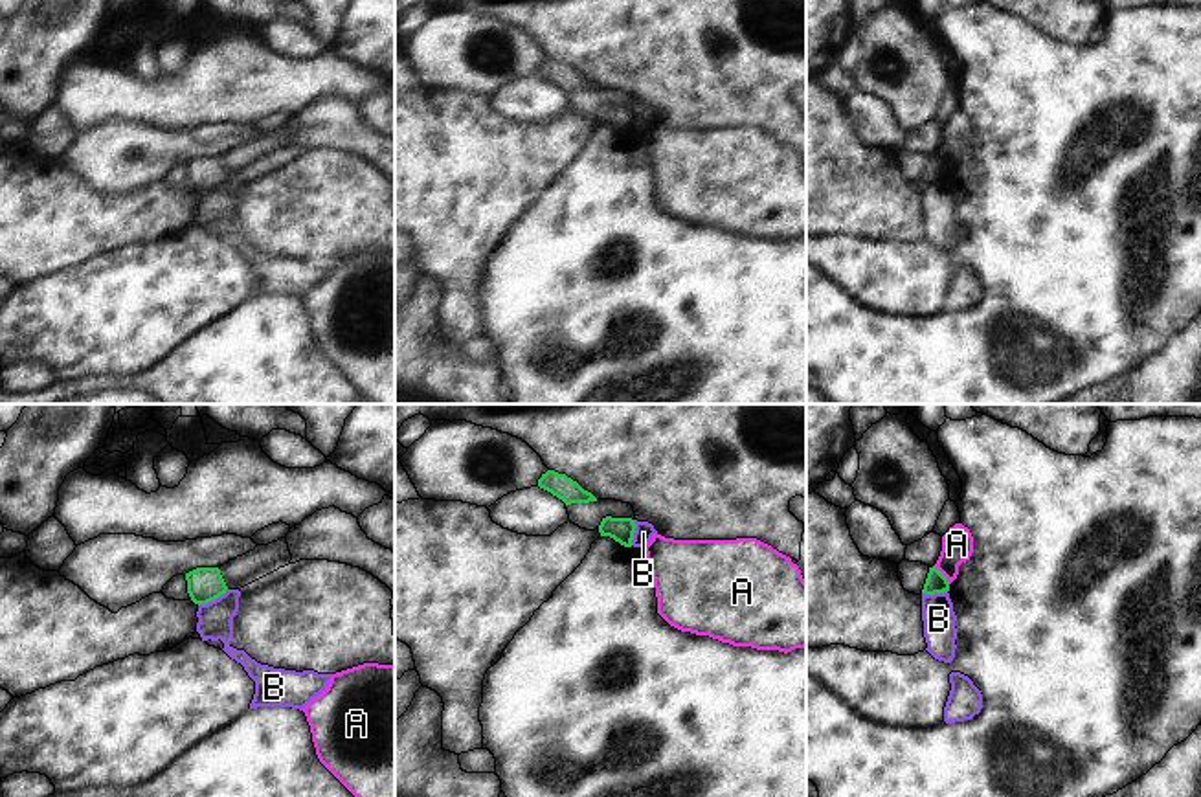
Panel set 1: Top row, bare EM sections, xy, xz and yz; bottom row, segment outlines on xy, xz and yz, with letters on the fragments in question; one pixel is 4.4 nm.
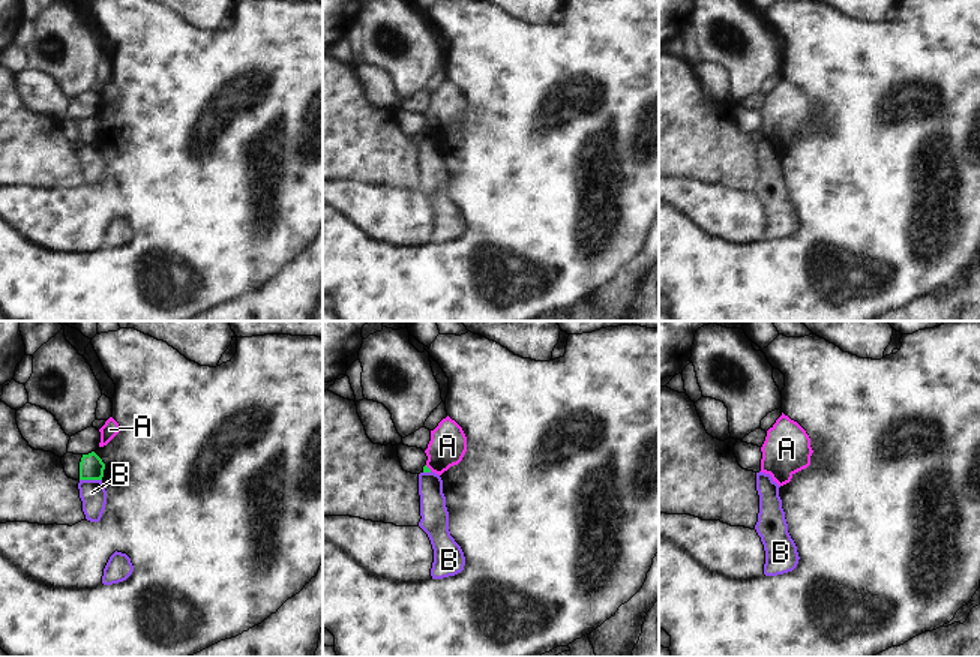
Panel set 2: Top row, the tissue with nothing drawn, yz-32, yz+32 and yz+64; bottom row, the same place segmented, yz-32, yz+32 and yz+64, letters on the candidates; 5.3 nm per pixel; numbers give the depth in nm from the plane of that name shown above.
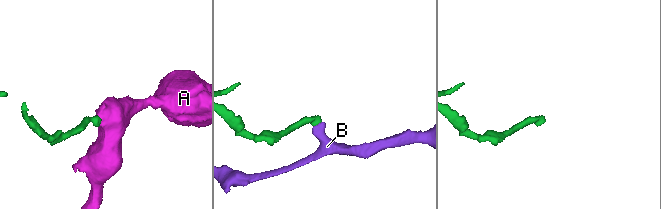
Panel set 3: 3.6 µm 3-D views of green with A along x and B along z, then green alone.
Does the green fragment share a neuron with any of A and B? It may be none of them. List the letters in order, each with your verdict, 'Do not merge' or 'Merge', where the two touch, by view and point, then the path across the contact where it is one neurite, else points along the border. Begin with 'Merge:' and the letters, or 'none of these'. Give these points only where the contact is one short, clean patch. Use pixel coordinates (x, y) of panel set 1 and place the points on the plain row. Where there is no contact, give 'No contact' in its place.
Merge: none of these
A: Do not merge. Touches green at yz (942, 164). Boundary: yz (933, 155), (950, 171)
B: Do not merge. Touches green at xy (213, 188). Boundary: xy (228, 179), (199, 195).

